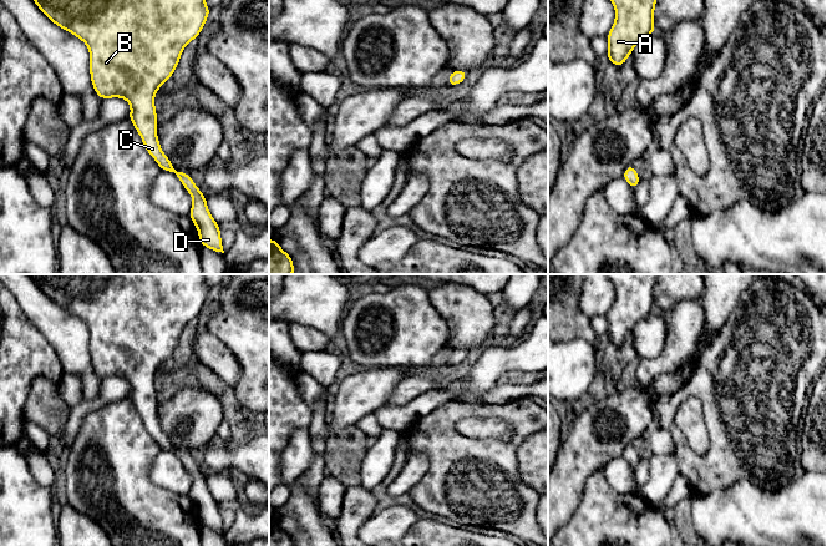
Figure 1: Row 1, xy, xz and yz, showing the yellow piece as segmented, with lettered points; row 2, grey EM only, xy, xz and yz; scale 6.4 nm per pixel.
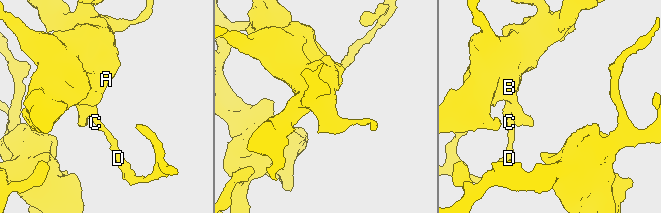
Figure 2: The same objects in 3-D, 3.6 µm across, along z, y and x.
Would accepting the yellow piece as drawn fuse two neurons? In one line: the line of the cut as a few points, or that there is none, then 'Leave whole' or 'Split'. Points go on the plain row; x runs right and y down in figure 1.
No split. Leave whole

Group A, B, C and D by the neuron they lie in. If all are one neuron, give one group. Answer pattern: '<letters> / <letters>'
A B C D

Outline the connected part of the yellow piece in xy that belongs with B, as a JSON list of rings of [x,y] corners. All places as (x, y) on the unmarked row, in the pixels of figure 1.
[[[30,274],[37,287],[55,304],[81,318],[90,329],[90,354],[97,375],[102,379],[121,376],[130,381],[131,394],[127,396],[139,413],[147,431],[154,438],[162,450],[177,455],[187,471],[193,476],[188,496],[193,500],[199,514],[201,525],[222,531],[219,504],[207,486],[207,477],[193,461],[189,453],[177,450],[163,433],[157,416],[157,393],[154,386],[156,370],[172,357],[181,333],[191,319],[199,315],[209,292],[204,274]]]

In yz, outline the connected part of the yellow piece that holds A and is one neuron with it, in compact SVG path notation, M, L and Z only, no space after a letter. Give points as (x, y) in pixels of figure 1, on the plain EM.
M607 274L615 287L615 300L609 313L607 335L609 342L617 347L628 340L628 334L638 322L655 312L654 288L659 274Z

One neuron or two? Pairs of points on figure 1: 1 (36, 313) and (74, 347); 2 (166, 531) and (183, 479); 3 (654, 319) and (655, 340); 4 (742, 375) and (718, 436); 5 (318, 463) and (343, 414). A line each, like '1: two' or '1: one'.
1: one
2: two
3: one
4: one
5: two

